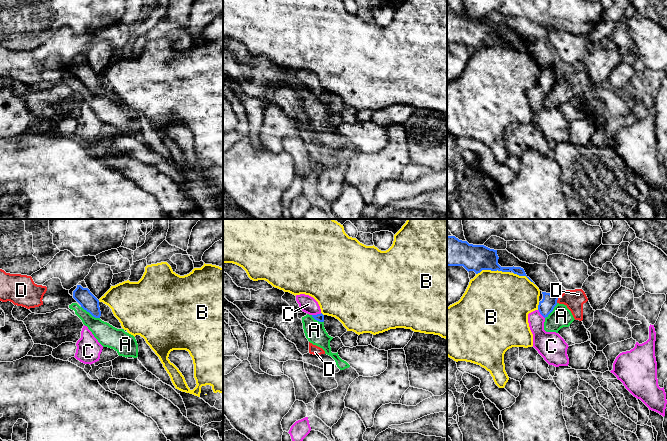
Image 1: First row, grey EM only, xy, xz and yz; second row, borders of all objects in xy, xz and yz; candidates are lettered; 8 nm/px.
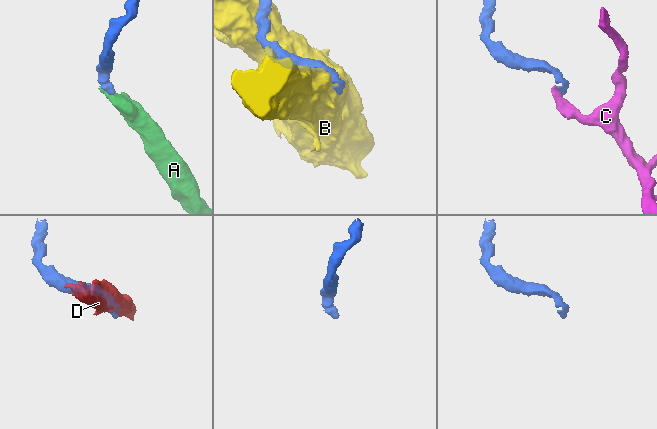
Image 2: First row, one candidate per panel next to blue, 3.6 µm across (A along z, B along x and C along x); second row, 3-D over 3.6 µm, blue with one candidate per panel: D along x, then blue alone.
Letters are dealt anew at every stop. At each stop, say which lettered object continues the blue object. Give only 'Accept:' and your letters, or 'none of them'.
Accept: C

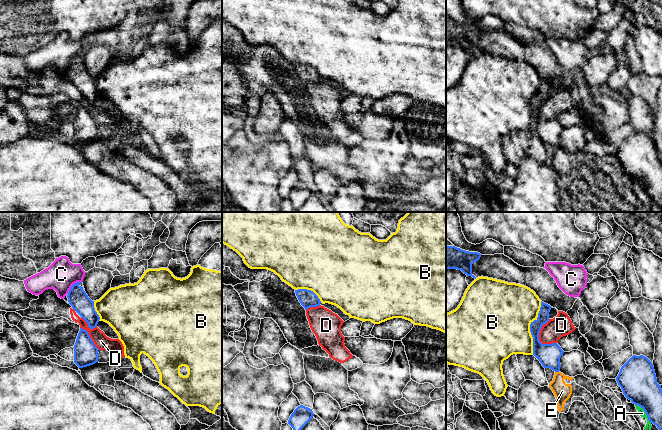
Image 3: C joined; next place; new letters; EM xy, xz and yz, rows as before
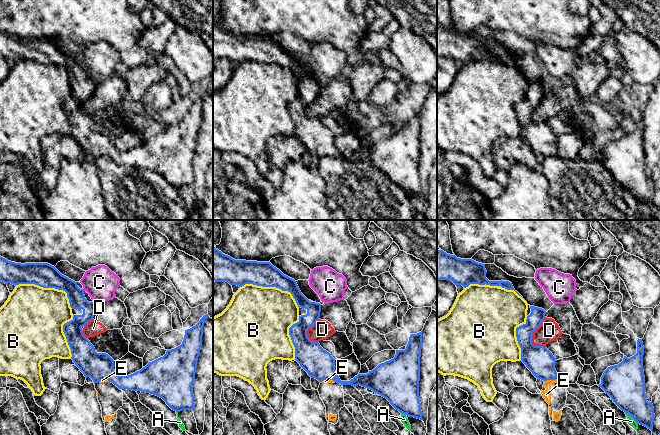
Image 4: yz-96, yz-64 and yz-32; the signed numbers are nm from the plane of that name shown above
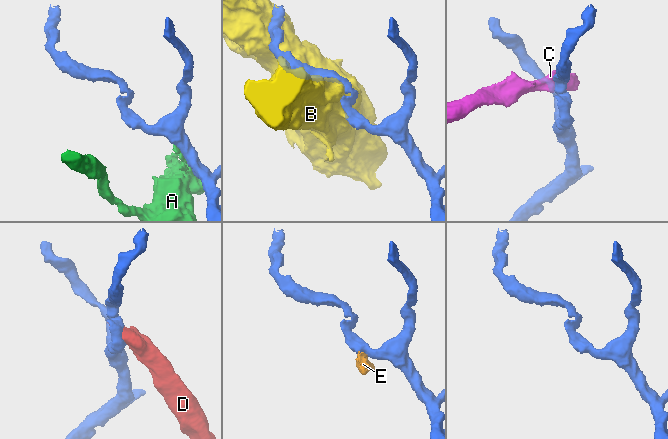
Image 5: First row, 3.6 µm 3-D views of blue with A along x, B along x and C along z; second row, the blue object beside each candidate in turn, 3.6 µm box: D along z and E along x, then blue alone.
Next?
Accept: none of them

